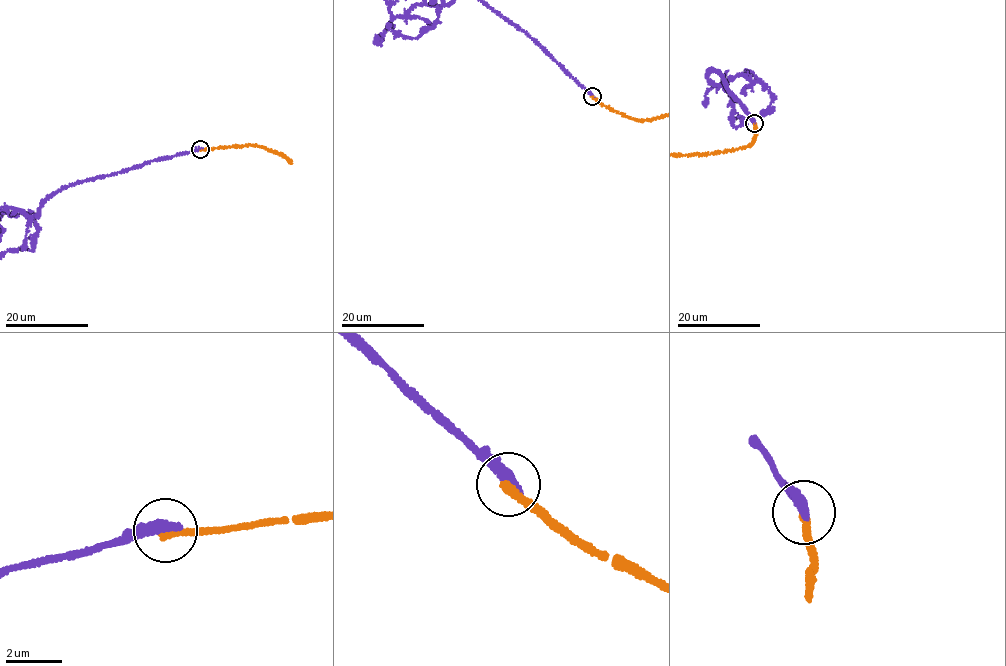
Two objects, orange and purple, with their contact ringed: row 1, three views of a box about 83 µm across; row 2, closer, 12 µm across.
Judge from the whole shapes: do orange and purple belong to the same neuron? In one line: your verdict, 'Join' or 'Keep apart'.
Keep apart

